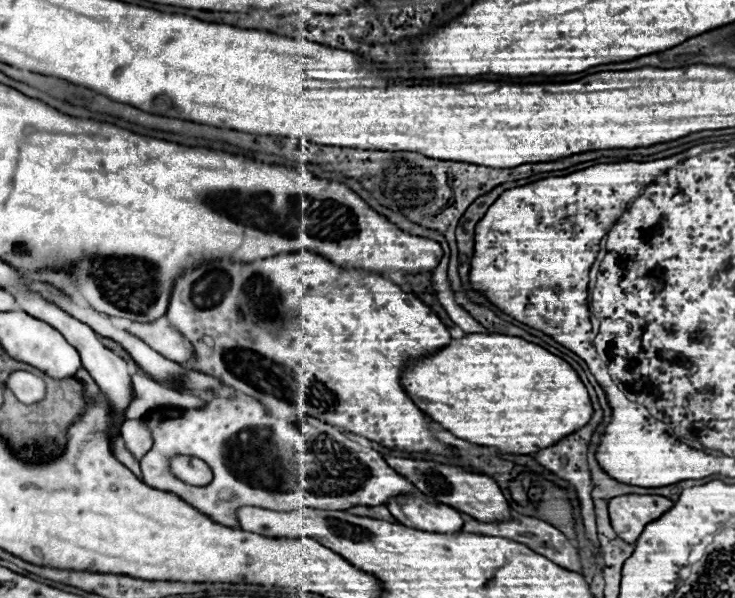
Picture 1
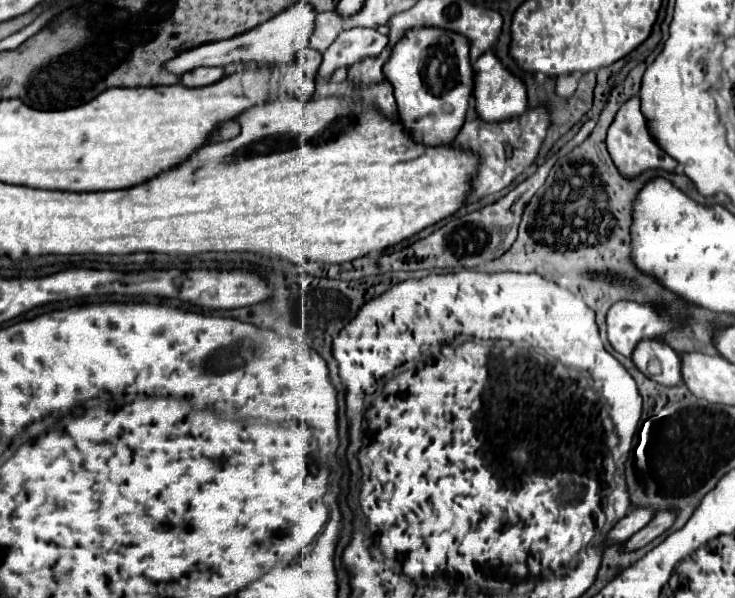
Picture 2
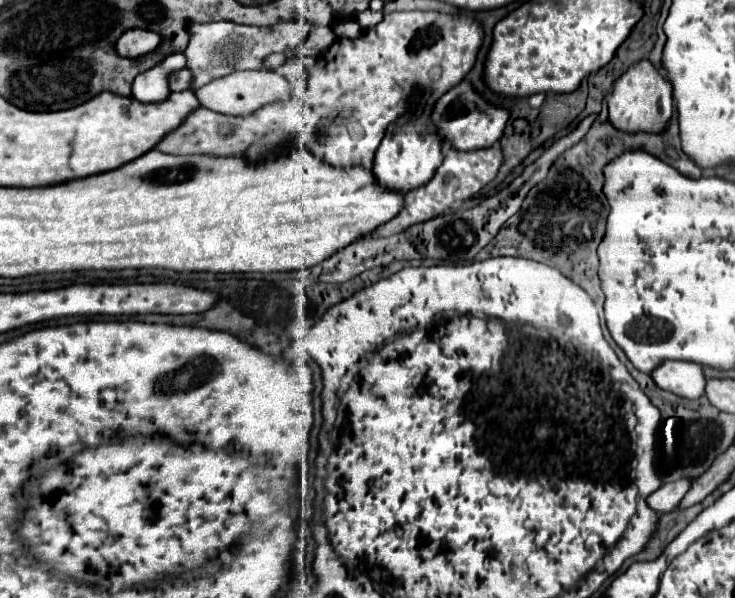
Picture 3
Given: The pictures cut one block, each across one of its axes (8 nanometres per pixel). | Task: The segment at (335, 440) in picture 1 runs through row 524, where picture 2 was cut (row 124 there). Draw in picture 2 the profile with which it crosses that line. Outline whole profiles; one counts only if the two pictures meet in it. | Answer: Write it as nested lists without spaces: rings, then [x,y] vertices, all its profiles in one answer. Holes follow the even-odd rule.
[[[226,122],[214,136],[212,136],[212,140],[210,142],[222,142],[222,140],[230,140],[230,138],[234,138],[234,136],[238,136],[238,132],[240,132],[240,126],[238,126],[238,122]]]

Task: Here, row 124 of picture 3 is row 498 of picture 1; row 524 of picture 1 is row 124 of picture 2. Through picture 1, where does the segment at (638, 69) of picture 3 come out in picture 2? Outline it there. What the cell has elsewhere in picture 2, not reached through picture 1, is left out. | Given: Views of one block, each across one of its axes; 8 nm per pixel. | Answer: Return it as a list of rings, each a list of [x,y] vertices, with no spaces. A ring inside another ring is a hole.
[[[634,96],[630,98],[616,114],[616,120],[612,122],[610,130],[608,130],[608,138],[606,138],[606,144],[608,144],[608,152],[618,168],[618,172],[622,176],[628,176],[628,178],[636,178],[640,176],[644,170],[666,170],[666,172],[676,172],[676,166],[678,162],[672,160],[666,152],[662,152],[654,140],[650,138],[648,134],[648,128],[646,128],[646,118],[642,116],[640,112],[640,98]]]

